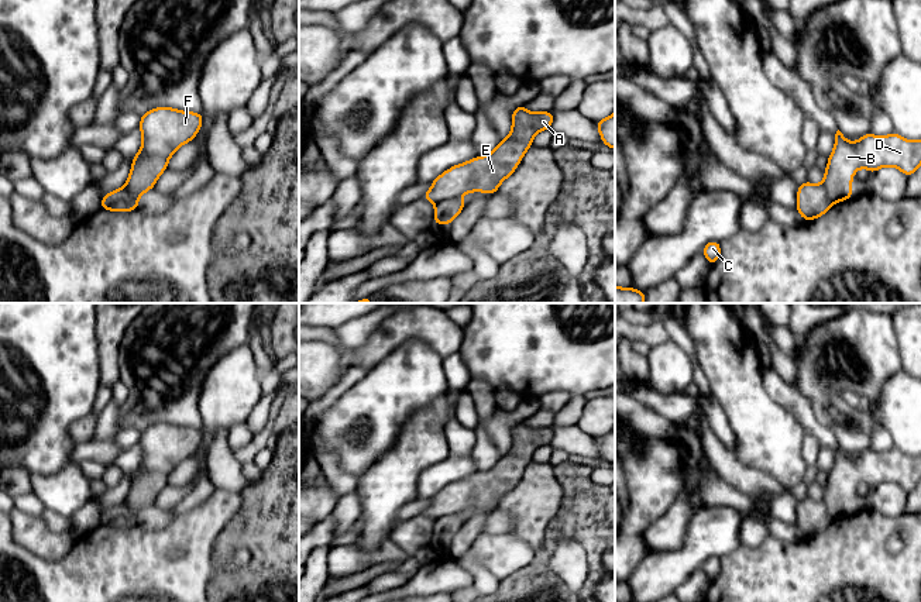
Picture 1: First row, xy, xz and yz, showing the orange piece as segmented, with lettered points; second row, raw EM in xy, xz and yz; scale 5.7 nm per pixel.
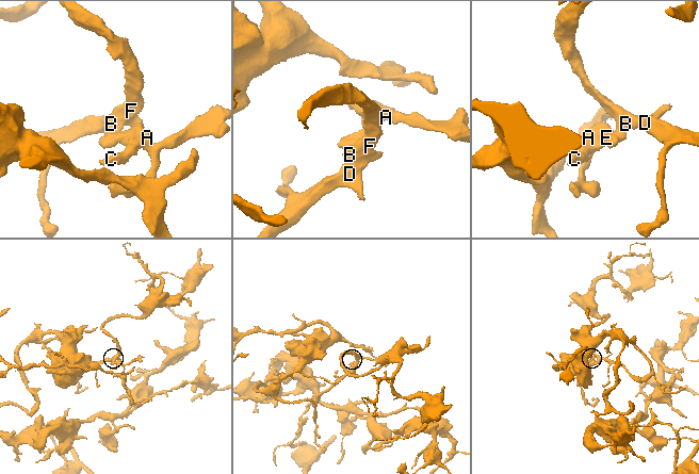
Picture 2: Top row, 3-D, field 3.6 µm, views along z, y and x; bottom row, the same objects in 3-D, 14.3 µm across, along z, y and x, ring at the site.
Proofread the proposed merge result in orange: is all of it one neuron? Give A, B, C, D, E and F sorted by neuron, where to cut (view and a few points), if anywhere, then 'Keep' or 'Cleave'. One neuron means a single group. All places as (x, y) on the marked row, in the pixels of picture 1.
Groups: A C E / B D F. Split along xz (459, 196), (436, 203). Cleave

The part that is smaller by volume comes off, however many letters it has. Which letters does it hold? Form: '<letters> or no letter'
A, C, E

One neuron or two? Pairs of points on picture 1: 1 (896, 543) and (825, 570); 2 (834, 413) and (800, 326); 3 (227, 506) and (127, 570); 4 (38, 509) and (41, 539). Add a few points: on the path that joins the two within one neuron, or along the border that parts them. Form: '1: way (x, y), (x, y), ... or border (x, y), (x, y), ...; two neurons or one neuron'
1: border (896, 532), (887, 542), (890, 551); two neurons
2: border (831, 319), (817, 324), (804, 339), (797, 340); two neurons
3: way (202, 525), (195, 532), (179, 533), (153, 547); one neuron
4: border (14, 506), (40, 518); two neurons

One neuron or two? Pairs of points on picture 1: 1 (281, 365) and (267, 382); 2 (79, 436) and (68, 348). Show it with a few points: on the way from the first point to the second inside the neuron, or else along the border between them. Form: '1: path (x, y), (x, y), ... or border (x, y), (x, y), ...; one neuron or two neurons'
1: path (278, 370), (271, 378); one neuron
2: border (90, 410), (71, 426), (69, 436), (74, 441); two neurons

